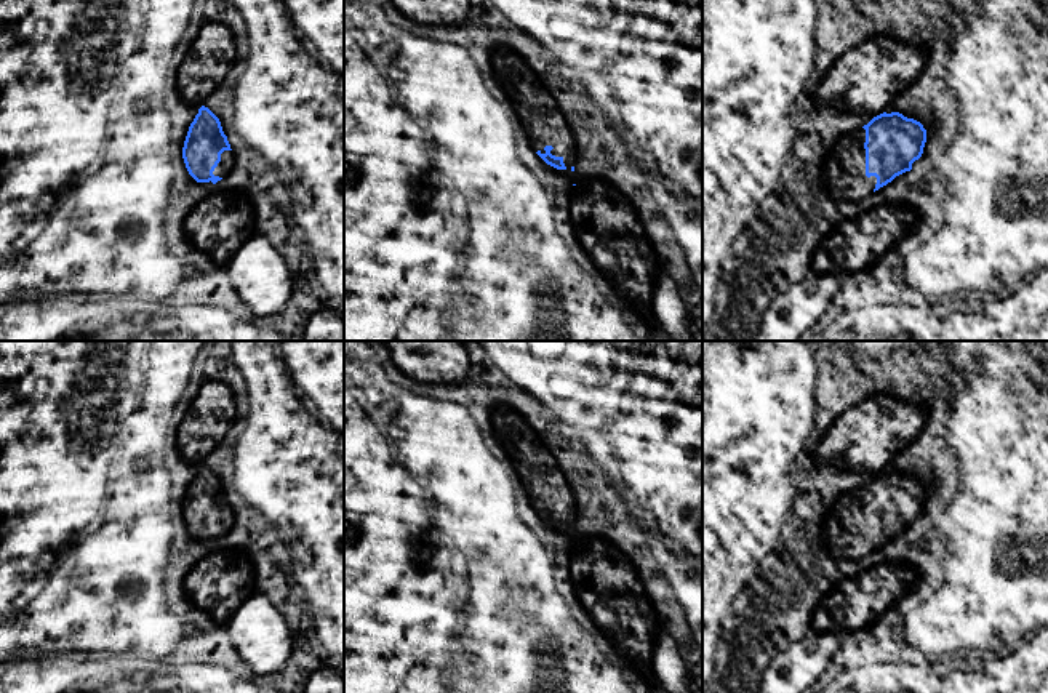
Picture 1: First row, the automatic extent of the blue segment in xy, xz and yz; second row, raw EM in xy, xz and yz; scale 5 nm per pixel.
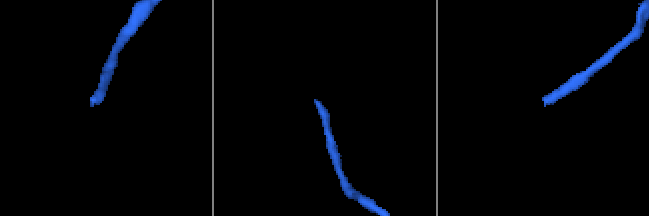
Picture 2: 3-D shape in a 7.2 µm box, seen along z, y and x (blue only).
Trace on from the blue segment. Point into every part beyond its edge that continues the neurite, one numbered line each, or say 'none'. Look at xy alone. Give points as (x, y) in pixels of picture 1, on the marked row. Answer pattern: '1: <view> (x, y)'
1: xy (224, 165)

